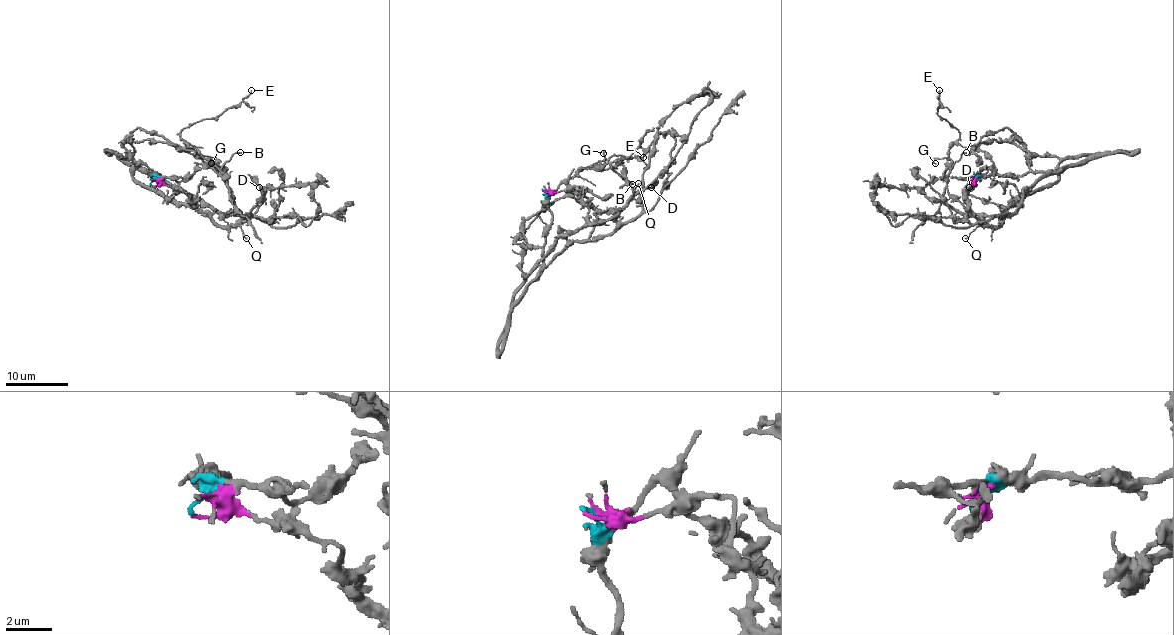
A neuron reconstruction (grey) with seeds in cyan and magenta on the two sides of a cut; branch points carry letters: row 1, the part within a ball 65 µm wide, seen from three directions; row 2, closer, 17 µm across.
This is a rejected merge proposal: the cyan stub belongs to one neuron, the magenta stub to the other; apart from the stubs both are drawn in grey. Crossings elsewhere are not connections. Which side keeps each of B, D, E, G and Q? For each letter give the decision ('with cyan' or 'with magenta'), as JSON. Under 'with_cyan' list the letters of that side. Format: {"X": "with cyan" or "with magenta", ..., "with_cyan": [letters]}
{"B": "with magenta", "D": "with magenta", "E": "with magenta", "G": "with magenta", "Q": "with magenta", "with_cyan": []}

